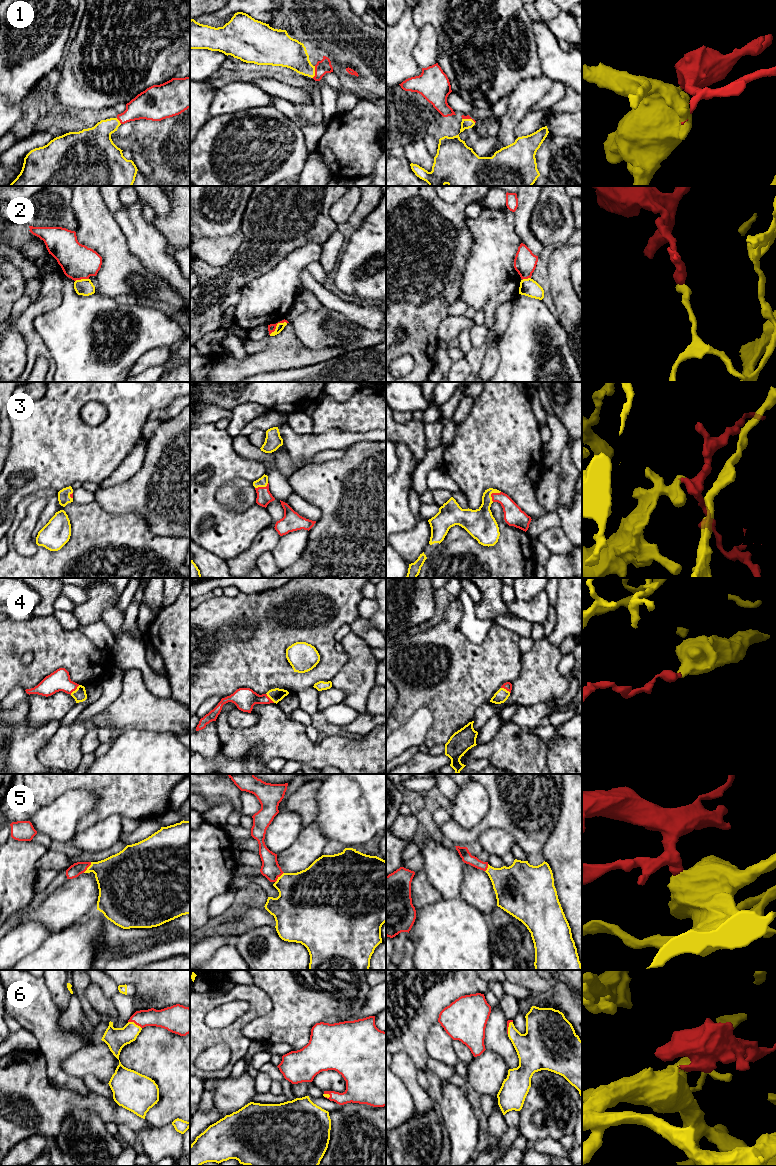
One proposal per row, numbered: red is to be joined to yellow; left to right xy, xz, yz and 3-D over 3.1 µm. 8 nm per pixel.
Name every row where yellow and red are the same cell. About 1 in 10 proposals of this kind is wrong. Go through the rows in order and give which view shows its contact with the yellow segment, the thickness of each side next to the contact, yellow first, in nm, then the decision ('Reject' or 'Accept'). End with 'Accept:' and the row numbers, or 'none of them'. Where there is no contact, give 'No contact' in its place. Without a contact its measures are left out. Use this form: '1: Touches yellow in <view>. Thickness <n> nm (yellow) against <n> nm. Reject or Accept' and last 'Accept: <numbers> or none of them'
1: Touches yellow in xz. Thickness 240 nm (yellow) against 120 nm. Accept
2: Touches yellow in xz. Thickness 60 nm (yellow) against 60 nm. Reject
3: Touches yellow in yz. Thickness 200 nm (yellow) against 160 nm. Accept
4: Touches yellow in xy. Thickness 100 nm (yellow) against 170 nm. Accept
5: Touches yellow in xy. Thickness 340 nm (yellow) against 100 nm. Accept
6: Touches yellow in xy. Thickness 180 nm (yellow) against 160 nm. Accept
Accept: 1, 3, 4, 5, 6

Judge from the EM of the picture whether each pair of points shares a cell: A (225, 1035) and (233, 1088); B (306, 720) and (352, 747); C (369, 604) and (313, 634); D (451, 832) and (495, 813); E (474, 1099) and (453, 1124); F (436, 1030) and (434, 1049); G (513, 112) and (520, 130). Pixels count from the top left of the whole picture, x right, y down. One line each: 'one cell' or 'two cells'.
A: two cells
B: two cells
C: two cells
D: one cell
E: two cells
F: one cell
G: two cells

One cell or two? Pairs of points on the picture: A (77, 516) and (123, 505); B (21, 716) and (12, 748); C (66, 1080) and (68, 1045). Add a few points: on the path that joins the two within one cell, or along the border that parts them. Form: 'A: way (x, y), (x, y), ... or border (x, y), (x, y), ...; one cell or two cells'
A: border (95, 500), (110, 513), (127, 514); two cells
B: way (14, 724), (12, 727), (12, 740); one cell
C: way (57, 1071), (57, 1056), (59, 1054); one cell

